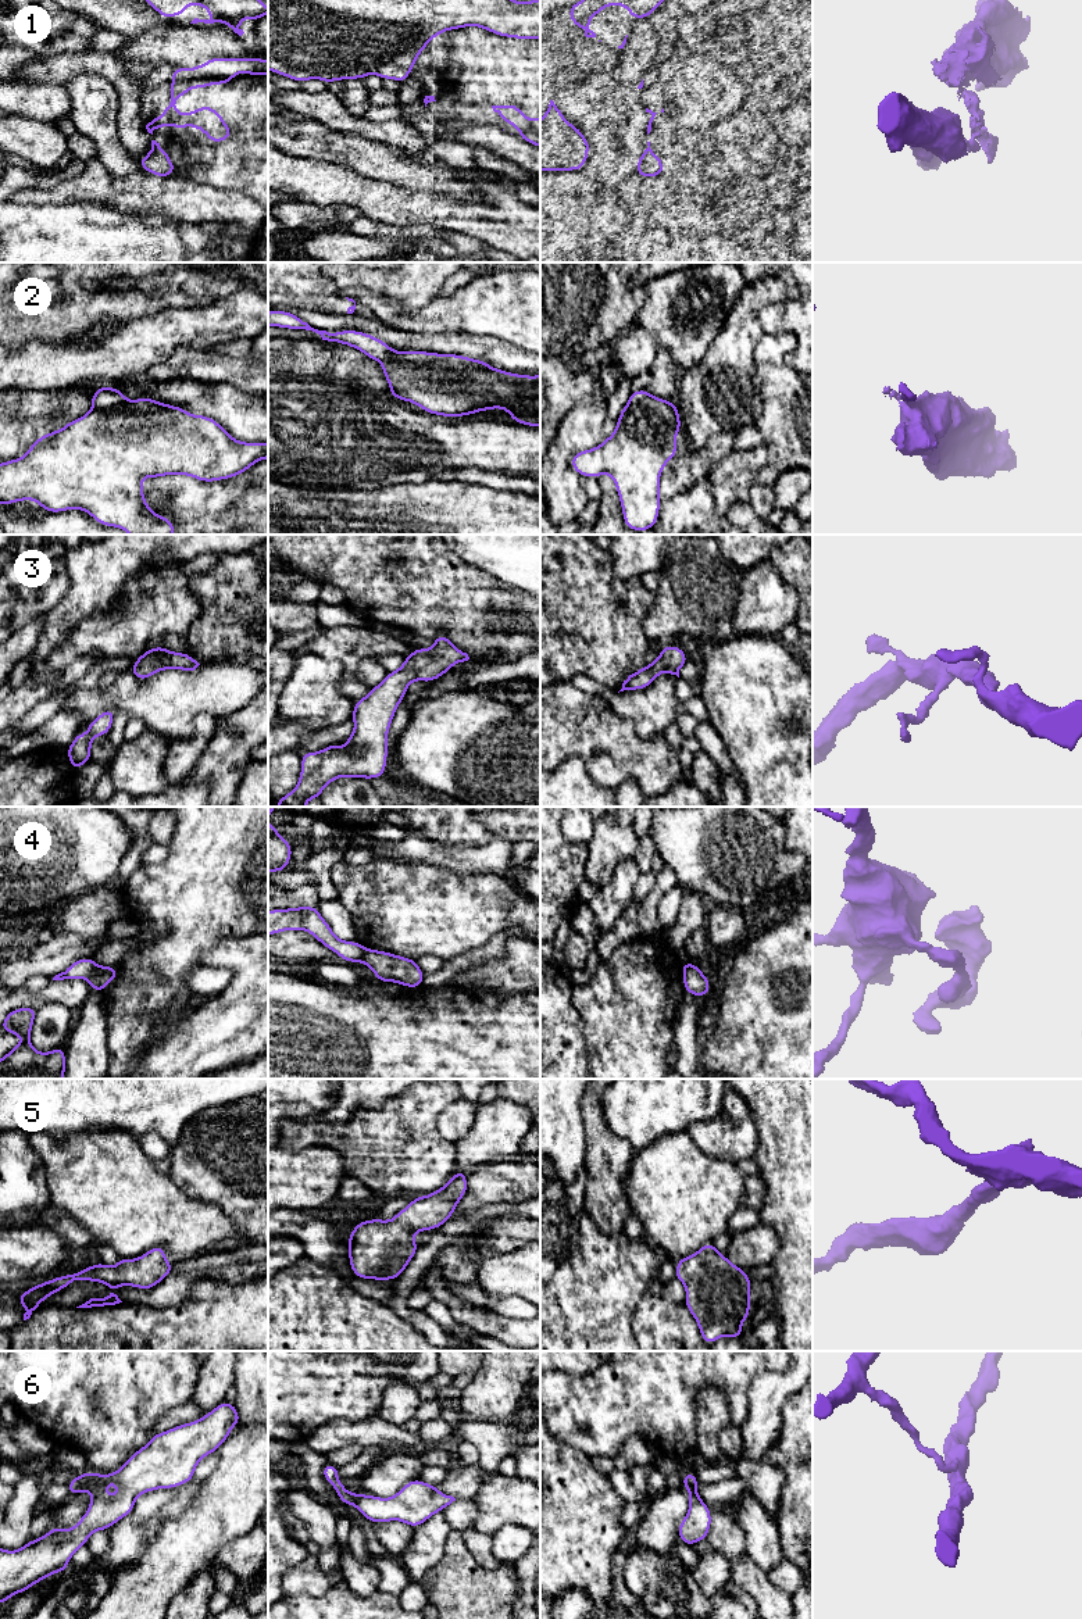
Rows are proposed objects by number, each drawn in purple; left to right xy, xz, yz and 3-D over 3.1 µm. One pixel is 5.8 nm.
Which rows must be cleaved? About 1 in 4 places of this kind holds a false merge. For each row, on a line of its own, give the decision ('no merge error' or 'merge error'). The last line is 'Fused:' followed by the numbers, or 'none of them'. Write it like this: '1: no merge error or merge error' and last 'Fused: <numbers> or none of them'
1: merge error
2: merge error
3: no merge error
4: merge error
5: no merge error
6: merge error
Fused: 1, 2, 4, 6

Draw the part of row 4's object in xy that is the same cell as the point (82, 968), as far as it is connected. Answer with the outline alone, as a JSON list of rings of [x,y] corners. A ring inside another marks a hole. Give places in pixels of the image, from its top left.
[[[81,958],[72,962],[64,972],[56,975],[53,980],[64,979],[89,979],[90,973],[97,968],[93,958]]]

